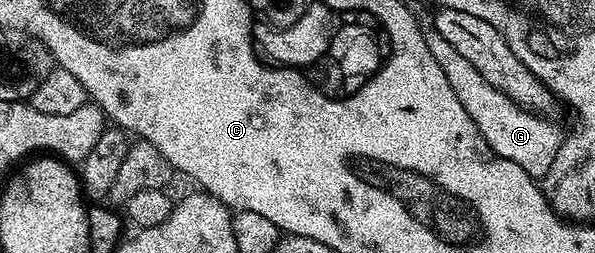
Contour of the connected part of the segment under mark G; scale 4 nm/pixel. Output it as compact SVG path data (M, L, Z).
M431 31L426 41L428 50L432 50L432 58L436 58L440 70L444 70L444 78L448 78L448 86L452 86L452 94L460 98L460 106L464 106L464 110L468 110L468 118L476 122L476 130L480 130L486 147L490 148L495 156L508 158L508 162L516 162L516 166L521 166L528 175L545 178L562 144L563 133L558 133L546 121L549 119L545 115L521 108L519 104L512 102L512 98L508 98L508 94L500 94L496 86L488 86L488 82L484 82L480 75L480 70L476 70L476 66L472 66L472 62L468 62L464 54L444 42L438 32Z

